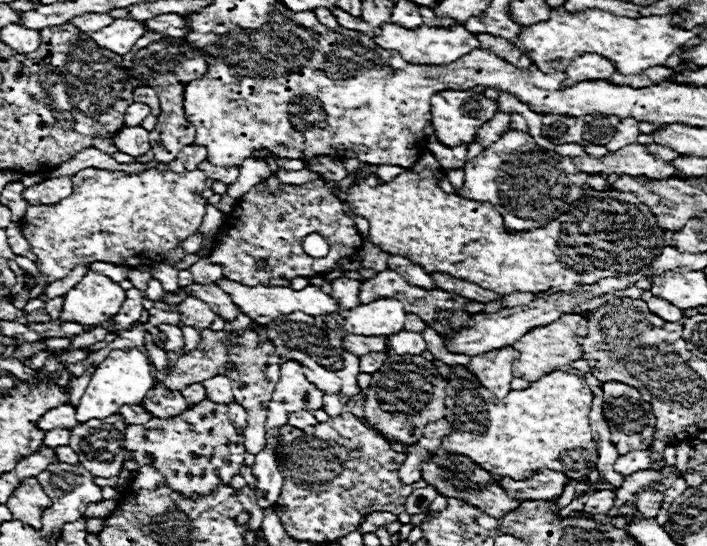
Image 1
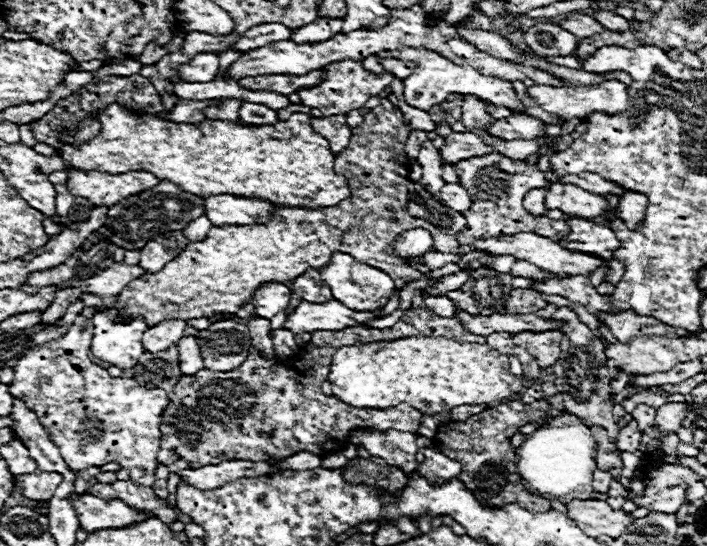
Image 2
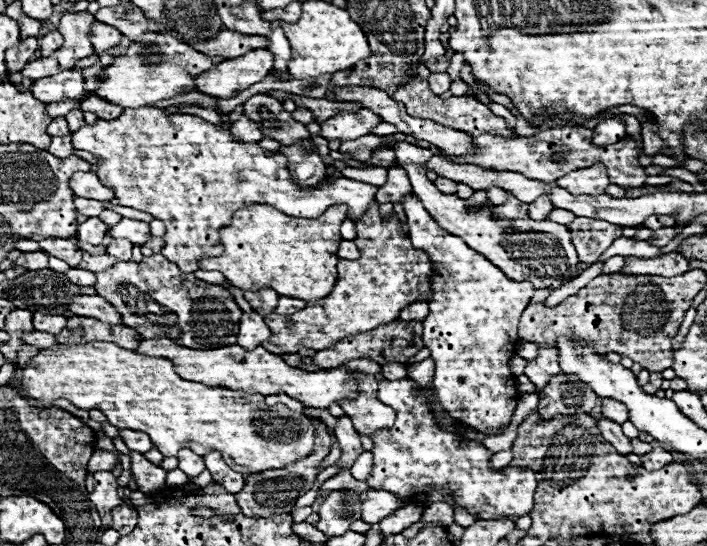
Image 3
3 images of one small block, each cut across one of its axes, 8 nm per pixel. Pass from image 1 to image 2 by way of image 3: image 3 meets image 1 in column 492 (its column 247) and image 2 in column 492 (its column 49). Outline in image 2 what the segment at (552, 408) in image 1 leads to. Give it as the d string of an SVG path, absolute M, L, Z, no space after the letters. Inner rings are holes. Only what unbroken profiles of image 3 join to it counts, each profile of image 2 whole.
M410 336L410 338L388 340L388 342L342 346L332 356L328 382L332 384L332 394L350 406L384 410L384 408L395 407L399 403L406 402L424 416L434 416L434 414L452 410L462 404L468 404L468 406L492 404L496 400L510 398L512 394L518 394L522 390L520 378L510 374L508 356L500 354L498 350L490 348L488 344L456 342L456 340L448 340L442 336L438 336L438 338Z

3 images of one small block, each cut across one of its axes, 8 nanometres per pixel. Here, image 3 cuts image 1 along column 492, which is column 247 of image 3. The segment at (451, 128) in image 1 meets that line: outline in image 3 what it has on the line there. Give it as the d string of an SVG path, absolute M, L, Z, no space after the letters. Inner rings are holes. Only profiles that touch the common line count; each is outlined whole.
M254 94L244 104L244 114L260 124L264 136L274 138L284 146L292 146L300 140L310 140L306 126L300 126L300 122L296 122L292 114L284 110L282 102L268 94Z

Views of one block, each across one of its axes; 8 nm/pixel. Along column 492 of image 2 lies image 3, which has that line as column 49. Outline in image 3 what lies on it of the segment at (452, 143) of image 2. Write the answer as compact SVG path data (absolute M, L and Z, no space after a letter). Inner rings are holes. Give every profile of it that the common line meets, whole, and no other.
M56 136L52 138L52 144L48 148L50 154L56 154L56 158L68 158L68 154L74 152L74 146L72 146L72 136Z

